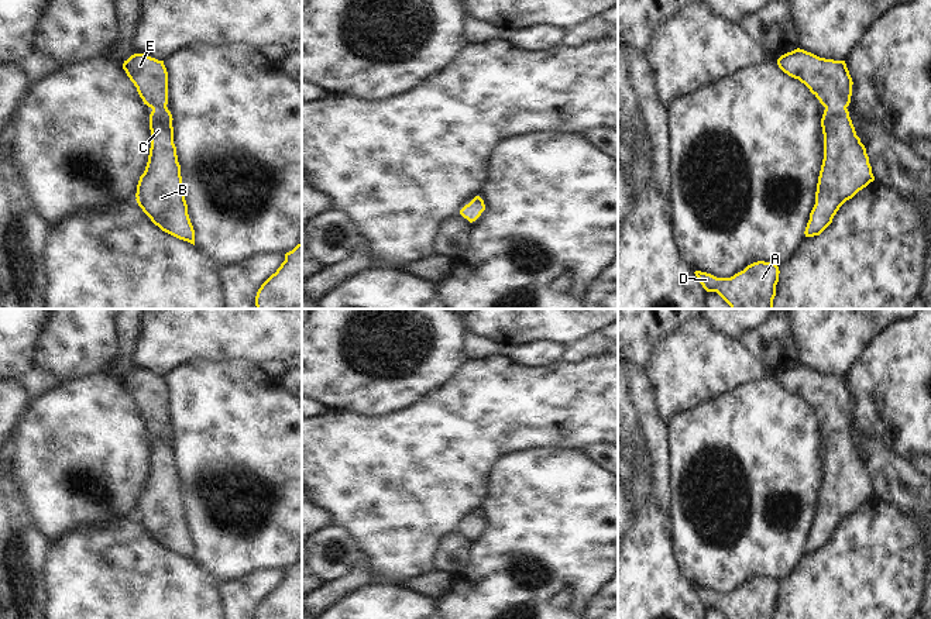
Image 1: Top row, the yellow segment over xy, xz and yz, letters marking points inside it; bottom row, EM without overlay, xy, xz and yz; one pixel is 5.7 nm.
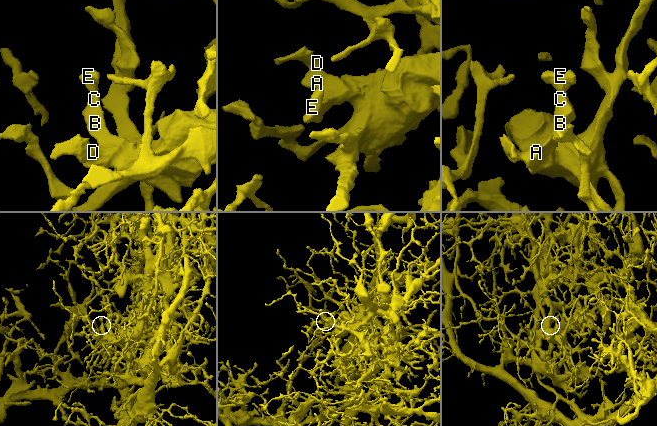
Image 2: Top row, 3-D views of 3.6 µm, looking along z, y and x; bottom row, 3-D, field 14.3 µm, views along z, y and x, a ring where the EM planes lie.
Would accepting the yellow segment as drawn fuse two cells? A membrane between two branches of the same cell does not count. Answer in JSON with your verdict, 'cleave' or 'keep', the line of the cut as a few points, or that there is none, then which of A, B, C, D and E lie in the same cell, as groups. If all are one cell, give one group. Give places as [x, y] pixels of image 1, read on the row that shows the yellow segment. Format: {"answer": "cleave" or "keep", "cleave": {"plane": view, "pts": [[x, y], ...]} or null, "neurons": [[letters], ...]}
{"answer": "keep", "cleave": null, "neurons": [["A", "B", "C", "D", "E"]]}

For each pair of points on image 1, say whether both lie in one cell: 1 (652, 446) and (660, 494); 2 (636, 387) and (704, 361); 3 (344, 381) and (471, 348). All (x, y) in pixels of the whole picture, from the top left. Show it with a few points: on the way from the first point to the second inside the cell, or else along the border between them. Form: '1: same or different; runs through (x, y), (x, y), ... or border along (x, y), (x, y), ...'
1: same; runs through (659, 457), (660, 482)
2: different; border along (642, 370), (652, 391), (658, 415)
3: different; border along (466, 329), (464, 354), (469, 358)

